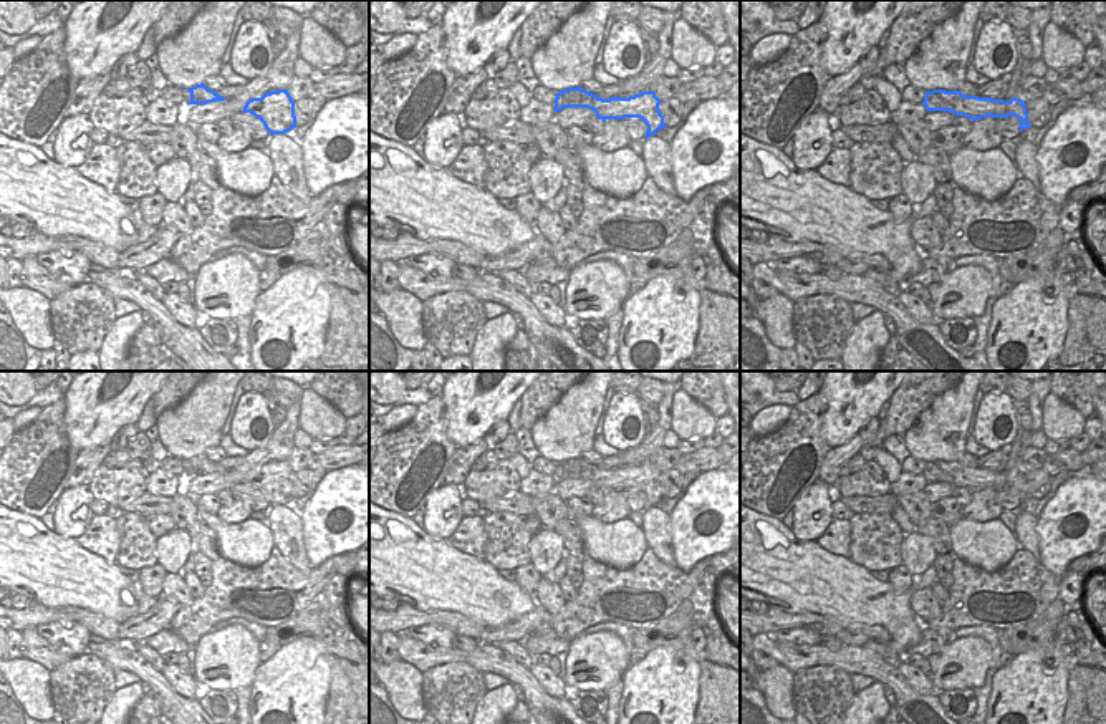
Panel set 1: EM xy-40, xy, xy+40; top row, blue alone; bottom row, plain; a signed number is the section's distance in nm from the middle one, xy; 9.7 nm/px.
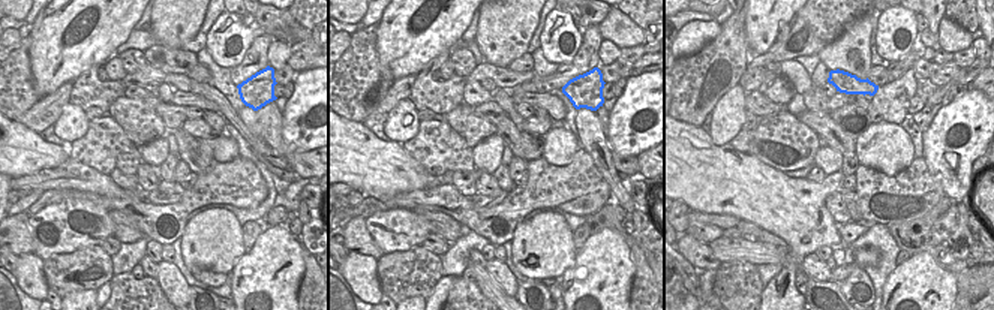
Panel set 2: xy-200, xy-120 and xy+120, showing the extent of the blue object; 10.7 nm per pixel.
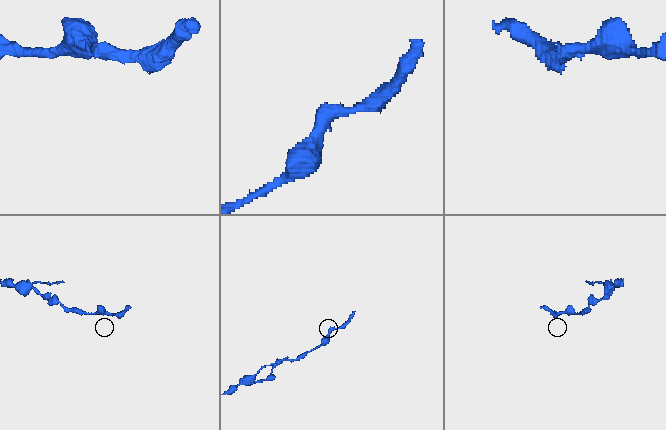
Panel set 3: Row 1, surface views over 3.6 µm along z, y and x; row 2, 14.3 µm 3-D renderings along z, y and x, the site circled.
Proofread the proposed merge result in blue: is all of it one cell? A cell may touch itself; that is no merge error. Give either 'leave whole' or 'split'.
leave whole

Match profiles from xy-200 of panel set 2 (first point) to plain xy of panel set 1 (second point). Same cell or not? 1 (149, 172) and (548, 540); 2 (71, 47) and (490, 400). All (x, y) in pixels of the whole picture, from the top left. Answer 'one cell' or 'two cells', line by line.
1: two cells
2: one cell

